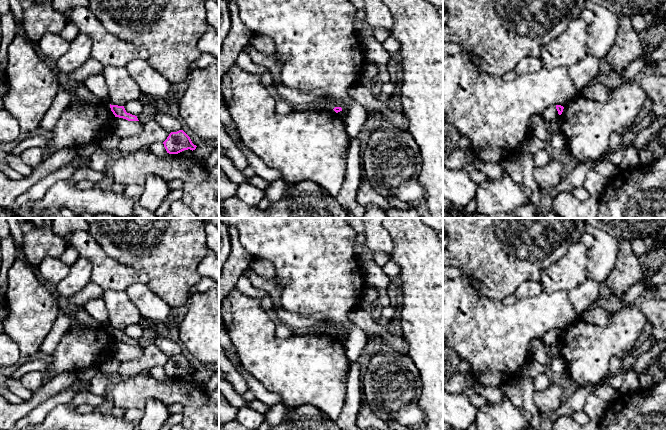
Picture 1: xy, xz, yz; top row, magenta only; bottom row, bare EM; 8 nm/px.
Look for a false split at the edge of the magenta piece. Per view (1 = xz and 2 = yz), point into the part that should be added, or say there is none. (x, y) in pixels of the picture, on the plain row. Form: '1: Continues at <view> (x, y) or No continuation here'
1: No continuation here
2: No continuation here

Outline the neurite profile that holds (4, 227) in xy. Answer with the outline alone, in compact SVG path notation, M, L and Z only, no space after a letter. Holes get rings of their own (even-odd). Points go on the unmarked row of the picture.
M0 218L0 238L6 238L10 236L10 227L6 218Z

